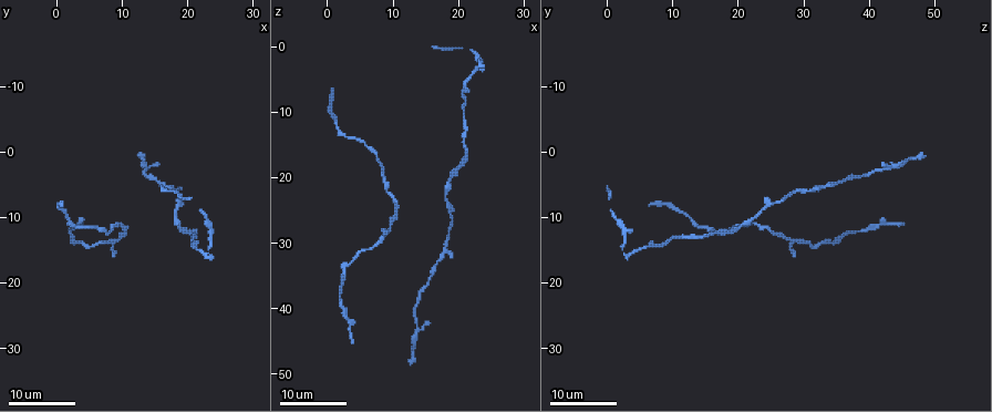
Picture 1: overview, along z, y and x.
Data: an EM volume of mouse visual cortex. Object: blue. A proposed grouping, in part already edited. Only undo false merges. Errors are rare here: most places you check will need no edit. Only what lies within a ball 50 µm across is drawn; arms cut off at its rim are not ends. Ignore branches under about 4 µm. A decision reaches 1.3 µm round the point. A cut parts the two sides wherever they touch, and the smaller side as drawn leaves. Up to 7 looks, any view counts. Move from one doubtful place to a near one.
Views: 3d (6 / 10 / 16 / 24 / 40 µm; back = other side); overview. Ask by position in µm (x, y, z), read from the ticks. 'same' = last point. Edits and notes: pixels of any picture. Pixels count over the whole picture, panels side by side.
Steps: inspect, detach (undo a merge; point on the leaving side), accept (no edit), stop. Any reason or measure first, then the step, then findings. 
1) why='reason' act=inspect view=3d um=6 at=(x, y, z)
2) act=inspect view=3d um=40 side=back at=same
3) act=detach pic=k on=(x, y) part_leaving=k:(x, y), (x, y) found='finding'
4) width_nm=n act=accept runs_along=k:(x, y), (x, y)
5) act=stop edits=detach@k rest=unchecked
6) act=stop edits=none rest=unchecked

why='thick turns thin' act=inspect view=3d um=24 at=(13.5, 2.0, 43.5)

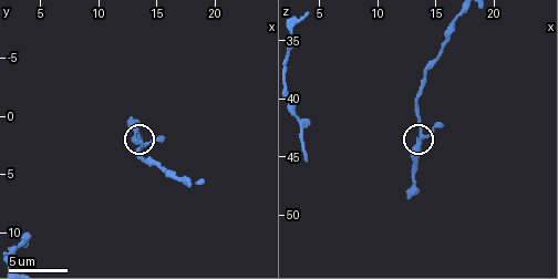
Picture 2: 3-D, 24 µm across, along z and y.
why='zoom in' act=inspect view=3d um=6 at=same

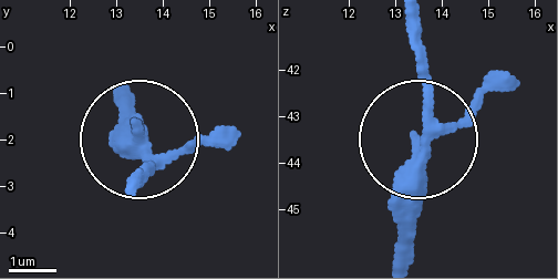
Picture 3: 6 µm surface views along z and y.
width_nm=250 act=accept runs_along=3:(415, 21), (427, 128), (407, 244) found='continuous, no second neuron'

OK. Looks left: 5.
act=inspect view=3d um=16 at=(18.5, 11.0, 20.5)

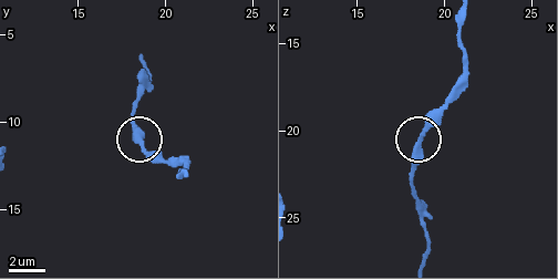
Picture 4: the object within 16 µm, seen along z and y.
act=inspect view=3d um=6 at=(18.5, 11.1, 20.5)

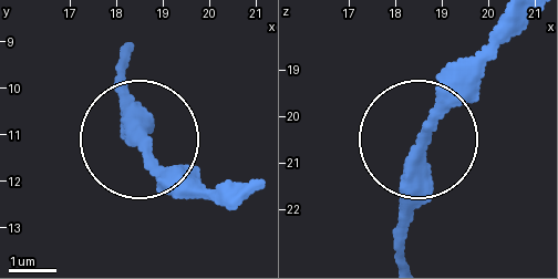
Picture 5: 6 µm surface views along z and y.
act=accept runs_along=5:(421, 146), (421, 197), (398, 257) found='all the same neuron'

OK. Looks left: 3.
why='sudden change in width' act=inspect view=3d um=16 at=(19.0, 8.0, 26.0)

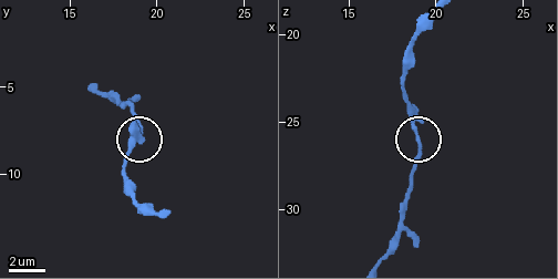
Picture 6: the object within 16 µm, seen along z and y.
act=inspect view=3d um=10 at=same

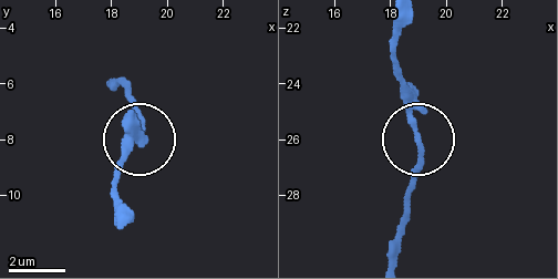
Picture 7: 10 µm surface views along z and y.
width_nm=190 act=accept runs_along=7:(405, 21), (392, 57), (420, 150), (409, 189) found='all the same neuron'

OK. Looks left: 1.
act=stop edits=none rest=unchecked

